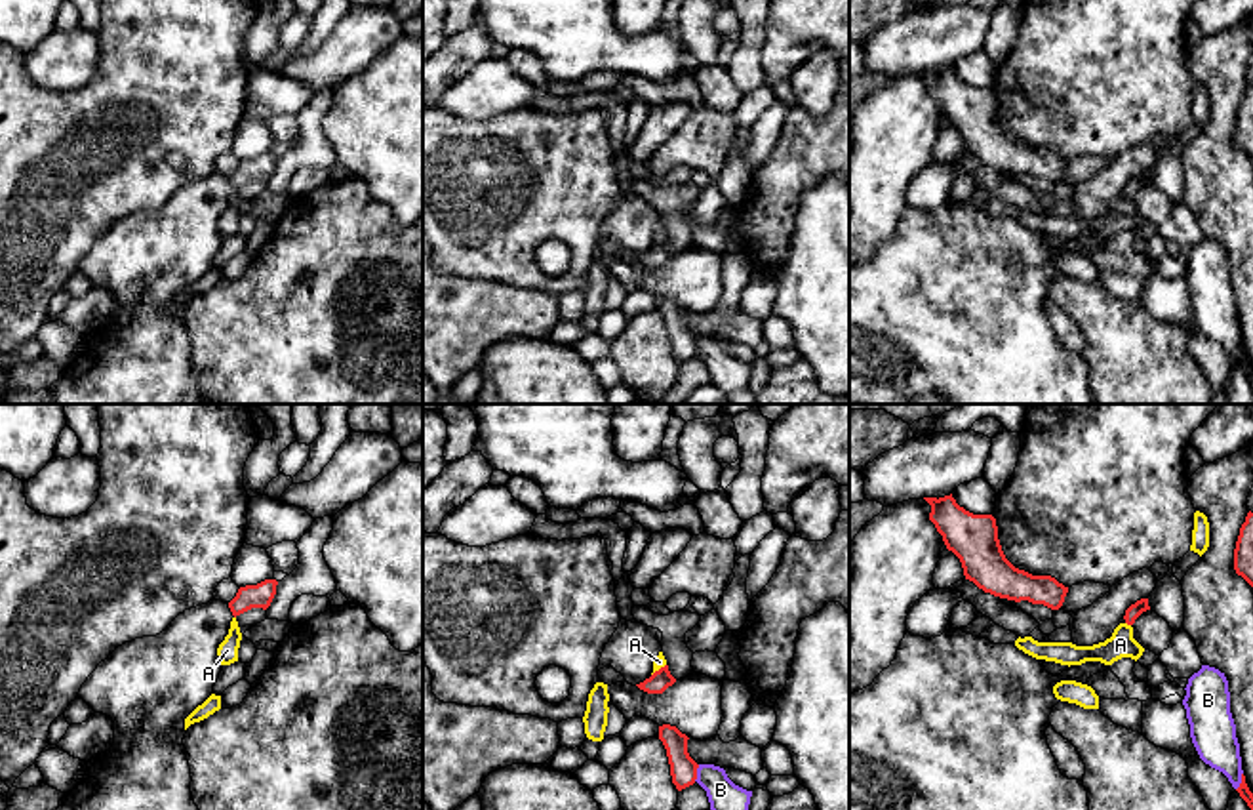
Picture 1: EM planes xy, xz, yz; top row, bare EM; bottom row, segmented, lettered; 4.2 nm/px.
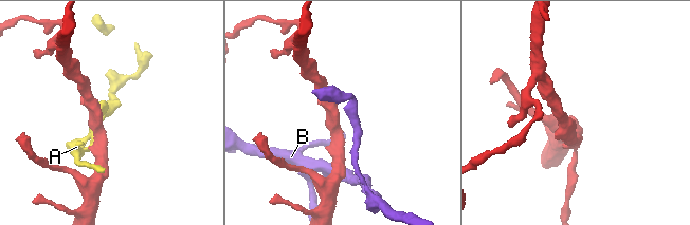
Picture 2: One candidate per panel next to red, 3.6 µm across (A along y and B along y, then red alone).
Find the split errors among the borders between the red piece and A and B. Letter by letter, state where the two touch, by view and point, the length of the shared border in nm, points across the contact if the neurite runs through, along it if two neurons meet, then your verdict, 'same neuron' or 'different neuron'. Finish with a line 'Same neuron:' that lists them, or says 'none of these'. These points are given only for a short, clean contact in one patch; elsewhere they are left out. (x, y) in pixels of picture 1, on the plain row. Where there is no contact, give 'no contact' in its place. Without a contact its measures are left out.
A: yz (1128, 197) | 30 nm | along yz (1126, 195), (1130, 199) | different neuron
B: xz (696, 345) | 80 nm | different neuron
Same neuron: none of these

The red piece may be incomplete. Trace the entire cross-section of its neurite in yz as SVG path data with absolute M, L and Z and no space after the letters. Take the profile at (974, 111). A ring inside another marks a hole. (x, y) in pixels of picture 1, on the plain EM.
M952 67L924 72L931 78L929 93L943 109L946 122L960 132L965 152L1000 172L1028 173L1051 183L1063 179L1068 160L1051 149L1019 143L1005 132L992 88L965 84Z

